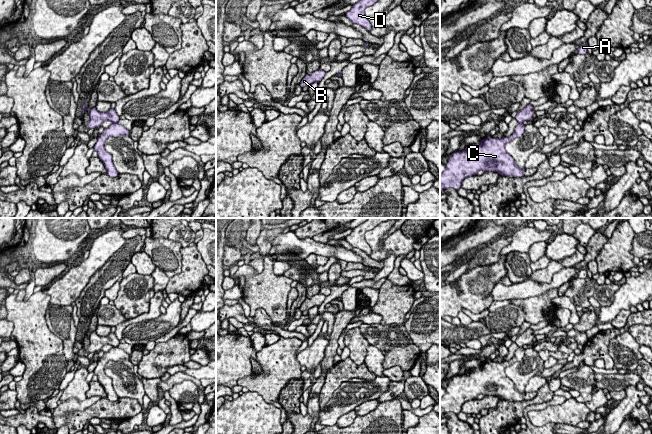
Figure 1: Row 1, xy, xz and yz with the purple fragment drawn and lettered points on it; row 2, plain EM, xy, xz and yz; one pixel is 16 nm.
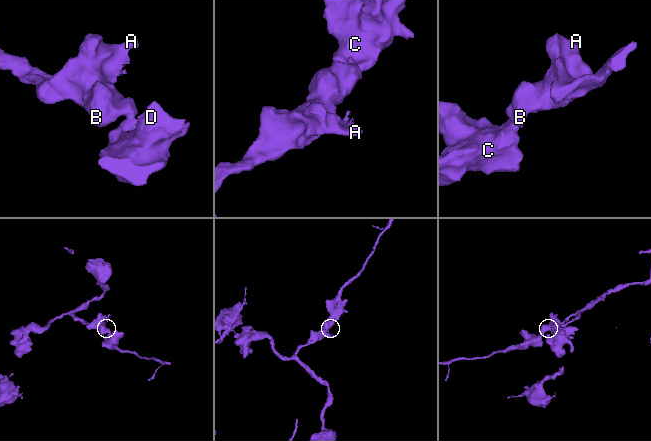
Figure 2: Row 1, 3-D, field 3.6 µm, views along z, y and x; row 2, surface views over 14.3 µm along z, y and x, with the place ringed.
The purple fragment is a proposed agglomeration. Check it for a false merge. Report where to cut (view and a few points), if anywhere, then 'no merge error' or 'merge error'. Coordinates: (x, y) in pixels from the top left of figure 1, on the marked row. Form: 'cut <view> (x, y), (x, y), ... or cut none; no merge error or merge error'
cut xy (113, 122), (117, 123); merge error

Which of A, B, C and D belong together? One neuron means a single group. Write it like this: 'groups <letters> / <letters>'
groups A B / C D

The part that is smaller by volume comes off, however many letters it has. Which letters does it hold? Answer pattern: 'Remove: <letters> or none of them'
Remove: C, D

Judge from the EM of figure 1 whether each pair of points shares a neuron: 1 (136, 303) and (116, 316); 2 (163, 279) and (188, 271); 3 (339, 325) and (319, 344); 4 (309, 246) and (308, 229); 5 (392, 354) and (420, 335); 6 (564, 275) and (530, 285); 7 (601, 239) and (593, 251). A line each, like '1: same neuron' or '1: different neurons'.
1: different neurons
2: different neurons
3: different neurons
4: different neurons
5: different neurons
6: same neuron
7: same neuron

